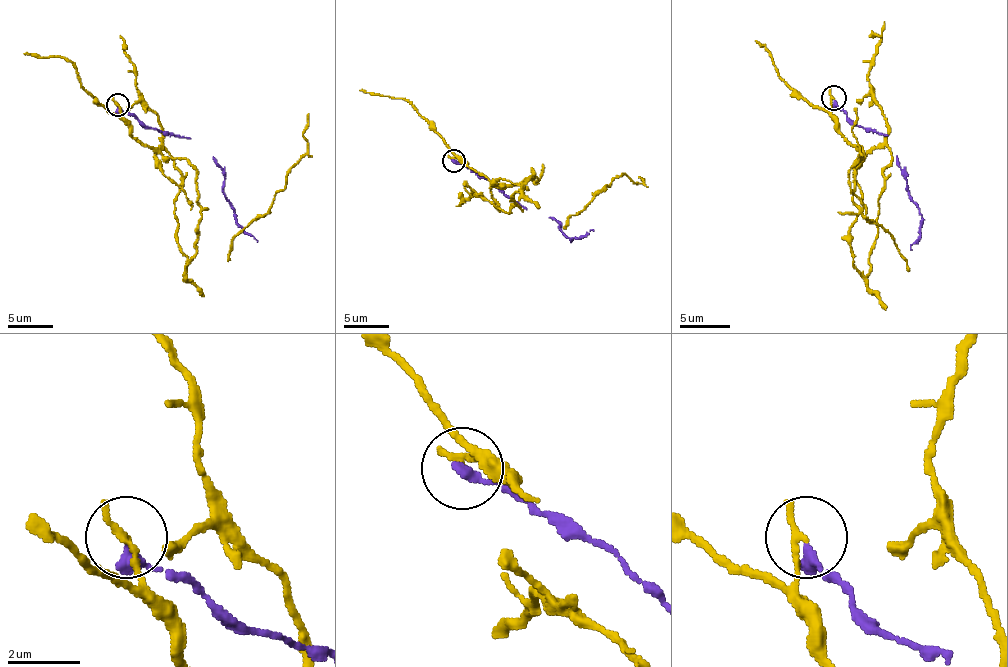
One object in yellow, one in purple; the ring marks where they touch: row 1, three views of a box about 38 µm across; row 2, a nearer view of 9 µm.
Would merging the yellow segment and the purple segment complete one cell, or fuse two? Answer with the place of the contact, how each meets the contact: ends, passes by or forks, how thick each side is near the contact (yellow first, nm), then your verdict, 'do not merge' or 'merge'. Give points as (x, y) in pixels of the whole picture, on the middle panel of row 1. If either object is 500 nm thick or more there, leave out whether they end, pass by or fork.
at (454, 160); yellow passes by; purple ends there; 140 nm thick on the yellow side, 340 nm on the other; do not merge

